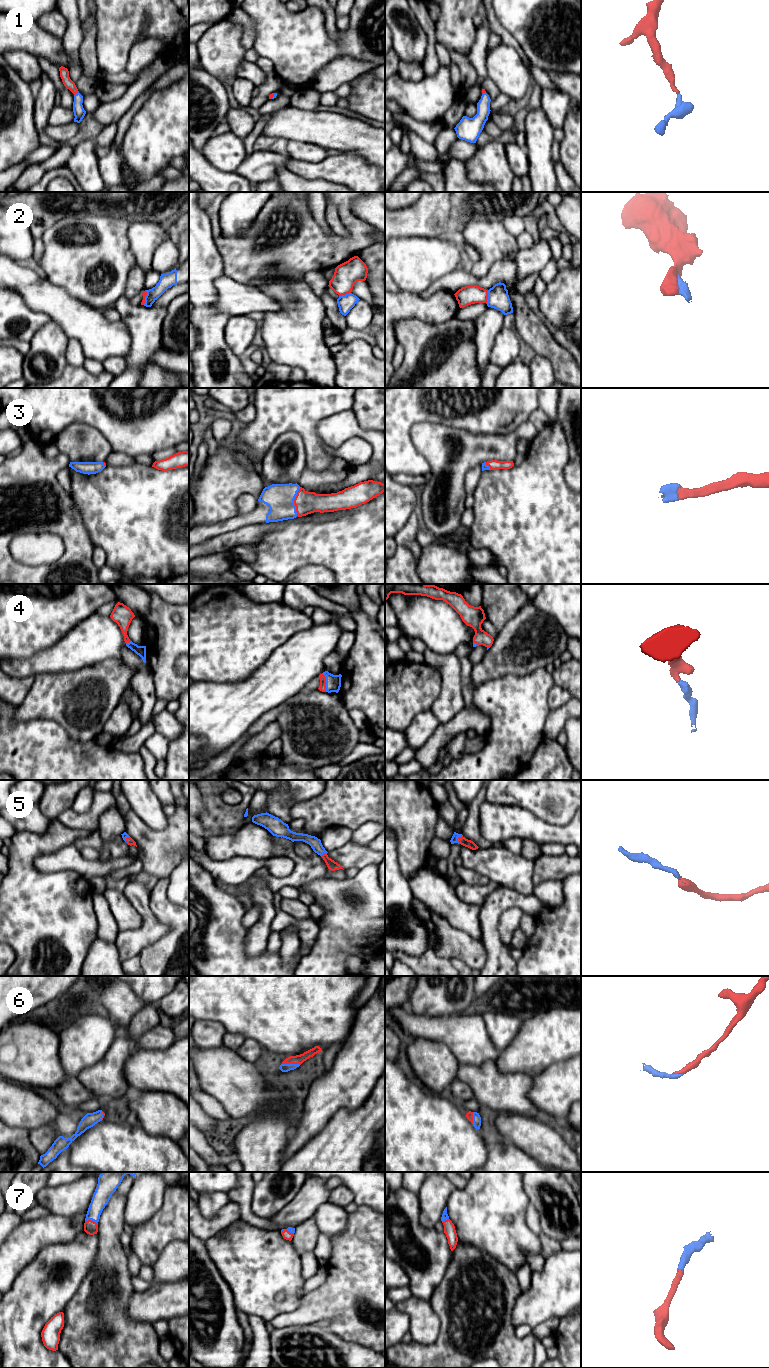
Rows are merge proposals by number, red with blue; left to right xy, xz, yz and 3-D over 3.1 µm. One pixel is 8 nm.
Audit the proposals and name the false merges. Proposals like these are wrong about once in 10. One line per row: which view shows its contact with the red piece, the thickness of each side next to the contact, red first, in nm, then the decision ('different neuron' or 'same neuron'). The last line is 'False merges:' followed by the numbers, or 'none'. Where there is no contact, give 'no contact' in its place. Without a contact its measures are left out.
1: contact in xy; calibres 80 and 90 nm; same neuron
2: contact in yz; calibres 150 and 170 nm; different neuron
3: contact in xz; calibres 180 and 220 nm; same neuron
4: contact in xz; calibres 60 and 130 nm; same neuron
5: contact in yz; calibres 70 and 60 nm; same neuron
6: contact in xz; calibres 80 and 60 nm; same neuron
7: contact in xy; calibres 110 and 140 nm; same neuron
False merges: 2

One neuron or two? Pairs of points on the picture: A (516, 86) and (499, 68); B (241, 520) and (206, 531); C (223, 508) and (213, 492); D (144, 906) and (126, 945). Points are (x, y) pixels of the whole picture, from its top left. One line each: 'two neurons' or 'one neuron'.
A: one neuron
B: one neuron
C: one neuron
D: one neuron

